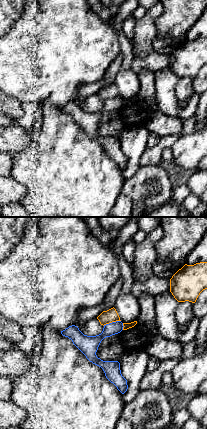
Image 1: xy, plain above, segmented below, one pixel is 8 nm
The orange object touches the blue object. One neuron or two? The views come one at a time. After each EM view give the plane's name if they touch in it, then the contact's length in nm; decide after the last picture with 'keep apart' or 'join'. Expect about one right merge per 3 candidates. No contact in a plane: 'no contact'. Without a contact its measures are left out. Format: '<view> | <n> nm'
xy | 150 nm

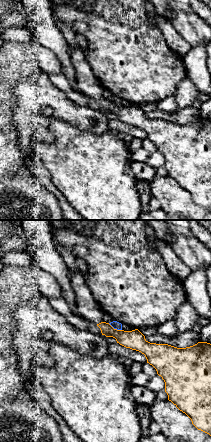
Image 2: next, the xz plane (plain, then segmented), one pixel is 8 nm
xz | 130 nm

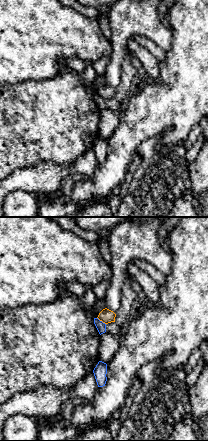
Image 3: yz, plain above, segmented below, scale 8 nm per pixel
yz | 90 nm

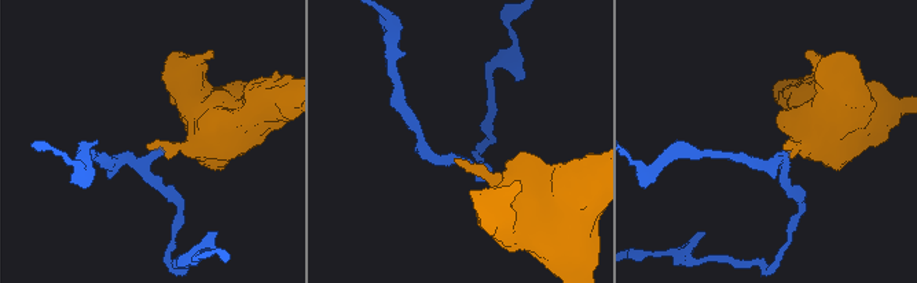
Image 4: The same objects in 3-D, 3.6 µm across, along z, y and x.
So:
keep apart

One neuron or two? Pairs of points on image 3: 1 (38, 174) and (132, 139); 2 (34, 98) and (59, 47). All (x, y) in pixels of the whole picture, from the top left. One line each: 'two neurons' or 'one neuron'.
1: two neurons
2: two neurons

